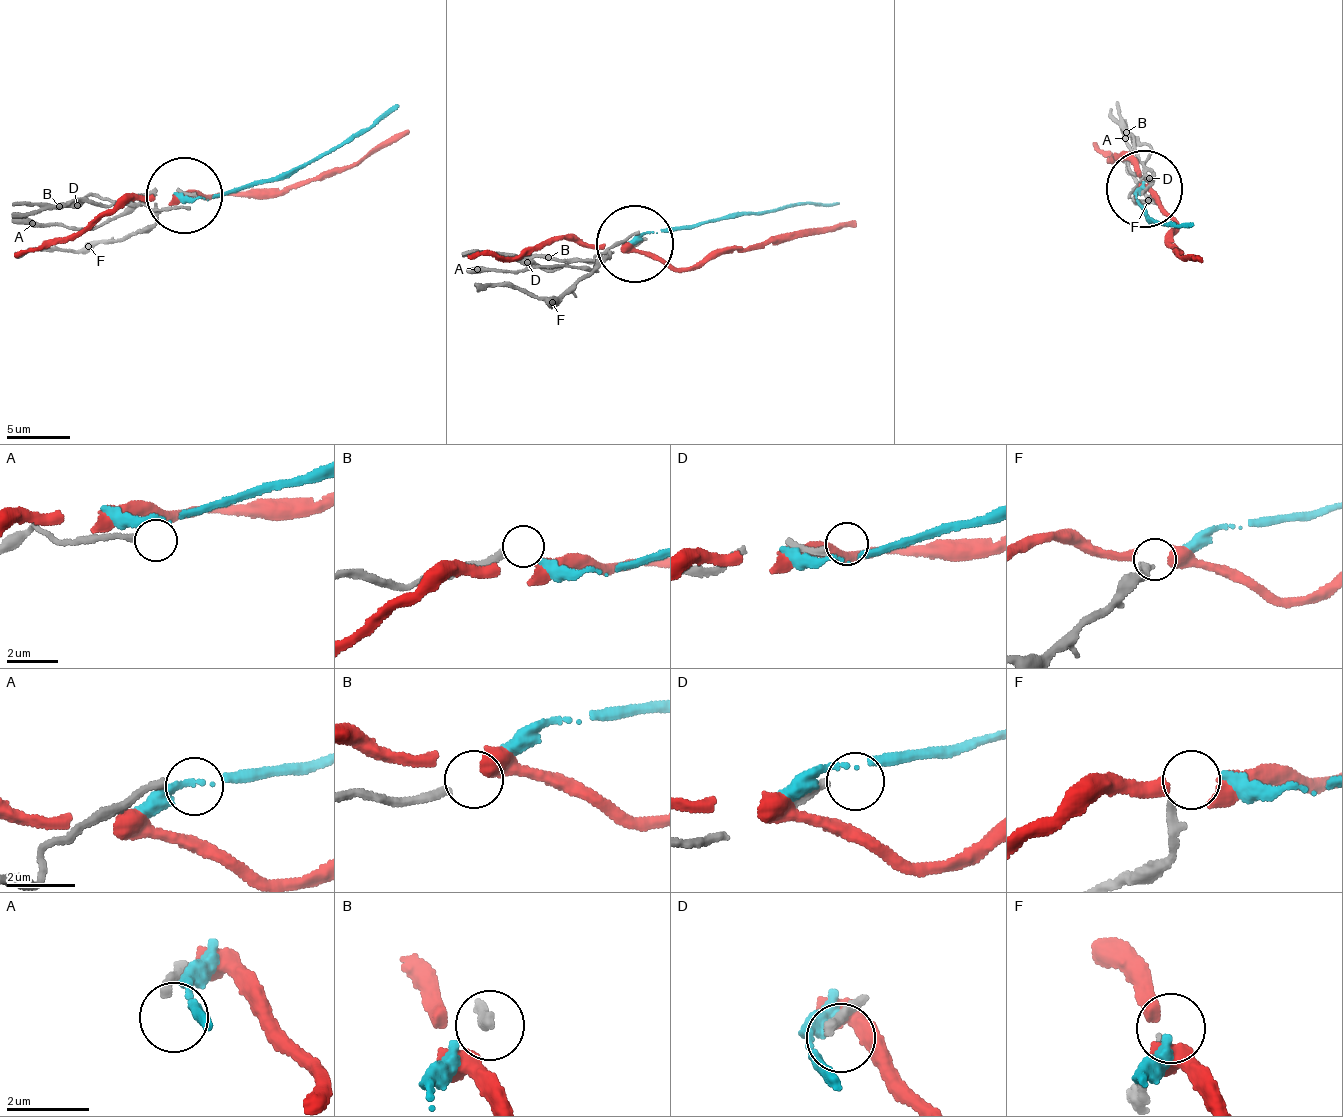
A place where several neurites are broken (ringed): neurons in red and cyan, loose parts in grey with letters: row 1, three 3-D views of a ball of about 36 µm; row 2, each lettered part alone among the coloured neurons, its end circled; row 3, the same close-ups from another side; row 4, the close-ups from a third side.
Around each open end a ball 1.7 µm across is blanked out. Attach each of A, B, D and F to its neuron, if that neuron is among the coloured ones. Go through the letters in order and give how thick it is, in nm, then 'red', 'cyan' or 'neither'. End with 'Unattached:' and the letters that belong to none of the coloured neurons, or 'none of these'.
A: 220 nm thick; neither
B: 280 nm thick; neither
D: 240 nm thick; neither
F: 240 nm thick; cyan
Unattached: A, B, D

